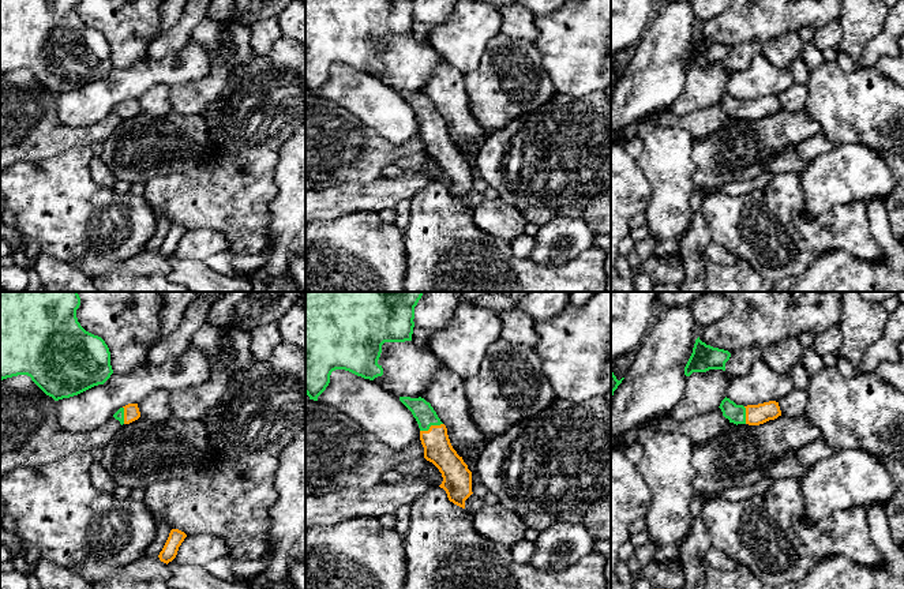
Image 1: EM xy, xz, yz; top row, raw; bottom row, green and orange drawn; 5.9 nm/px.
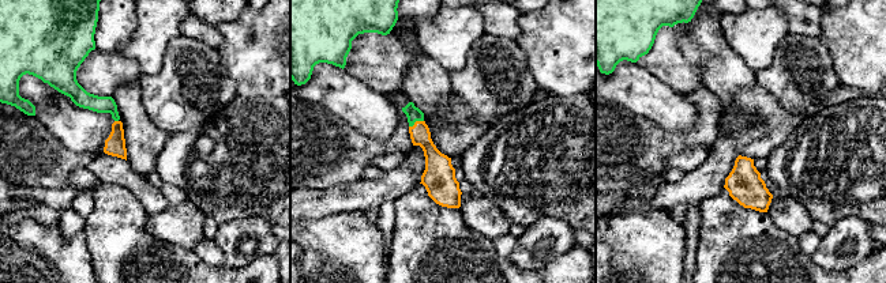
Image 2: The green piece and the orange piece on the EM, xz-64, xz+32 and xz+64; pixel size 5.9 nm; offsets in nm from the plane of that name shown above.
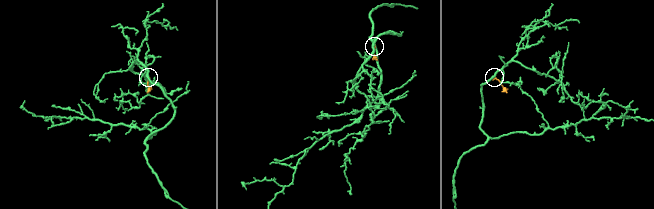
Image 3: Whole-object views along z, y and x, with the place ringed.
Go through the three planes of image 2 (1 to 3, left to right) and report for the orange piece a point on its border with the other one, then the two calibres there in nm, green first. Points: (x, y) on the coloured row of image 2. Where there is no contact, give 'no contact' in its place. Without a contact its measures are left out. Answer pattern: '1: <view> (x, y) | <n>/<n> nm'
1: xz-64 (116, 120) | 100/120 nm
2: xz+32 (416, 120) | 90/120 nm
3: no contact

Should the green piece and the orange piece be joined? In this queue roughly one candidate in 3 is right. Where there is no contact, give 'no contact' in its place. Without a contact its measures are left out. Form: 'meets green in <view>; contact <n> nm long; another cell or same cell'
meets green in xz; contact 140 nm long; same cell

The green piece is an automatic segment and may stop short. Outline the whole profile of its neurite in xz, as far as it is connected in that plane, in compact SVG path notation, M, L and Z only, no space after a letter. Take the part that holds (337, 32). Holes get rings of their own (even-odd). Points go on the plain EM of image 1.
M305 0L305 89L310 94L318 91L330 78L335 64L345 64L364 74L374 75L383 70L378 55L385 37L412 35L416 0Z

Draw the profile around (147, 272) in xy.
M158 251L140 252L94 278L98 292L190 292L168 278L170 263Z

